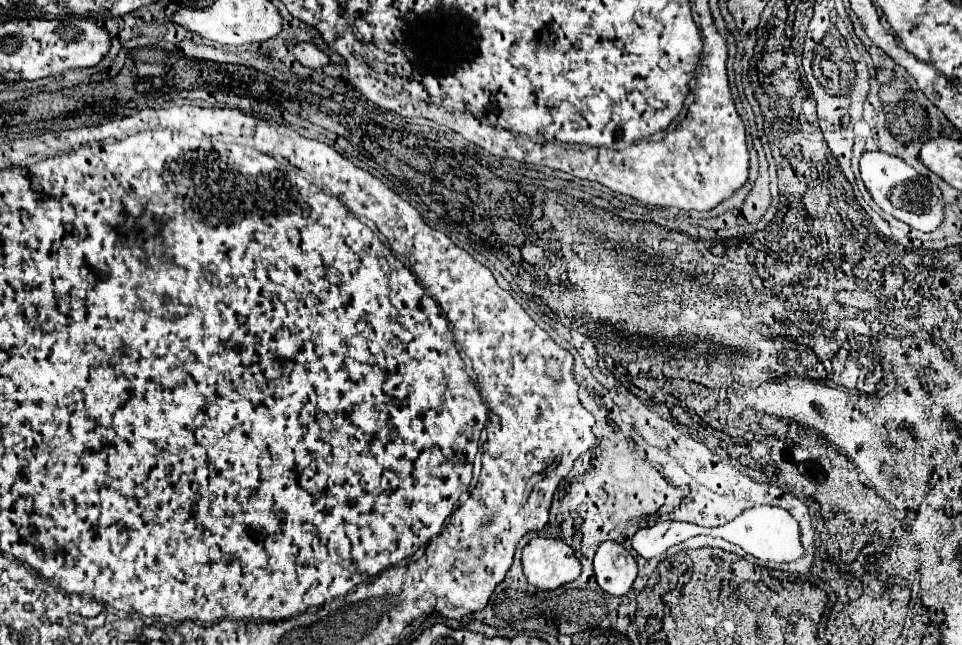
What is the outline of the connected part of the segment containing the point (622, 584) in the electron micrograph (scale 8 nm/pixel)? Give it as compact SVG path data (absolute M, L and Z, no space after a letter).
M602 542L594 556L594 574L600 588L612 596L630 592L638 566L632 554L618 542Z

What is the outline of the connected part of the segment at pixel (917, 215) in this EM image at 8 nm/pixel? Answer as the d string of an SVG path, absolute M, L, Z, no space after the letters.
M864 152L860 156L860 174L874 202L886 214L922 232L934 232L944 222L942 190L936 184L932 184L926 176L920 176L914 168L910 168L898 156L890 156L884 152Z

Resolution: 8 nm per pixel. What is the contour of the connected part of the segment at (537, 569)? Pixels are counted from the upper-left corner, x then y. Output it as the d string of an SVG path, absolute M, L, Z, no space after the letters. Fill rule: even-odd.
M532 538L522 550L522 566L530 584L554 590L580 576L580 562L574 550L556 538Z

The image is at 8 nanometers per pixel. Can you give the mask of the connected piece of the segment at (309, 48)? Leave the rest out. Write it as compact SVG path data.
M302 42L294 48L294 56L298 58L298 62L302 62L304 66L312 68L312 70L318 70L318 68L324 68L328 64L328 56L316 48L314 44L310 42Z

